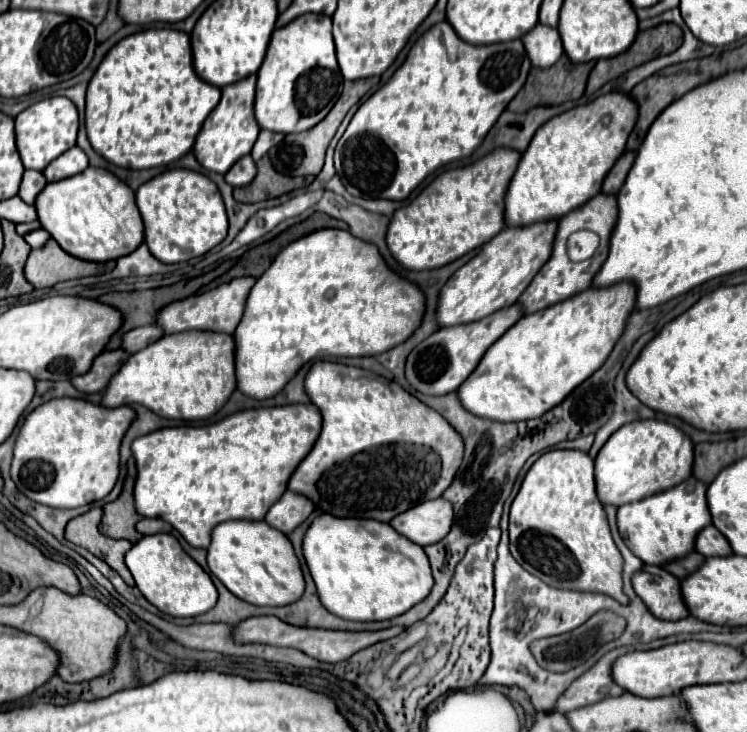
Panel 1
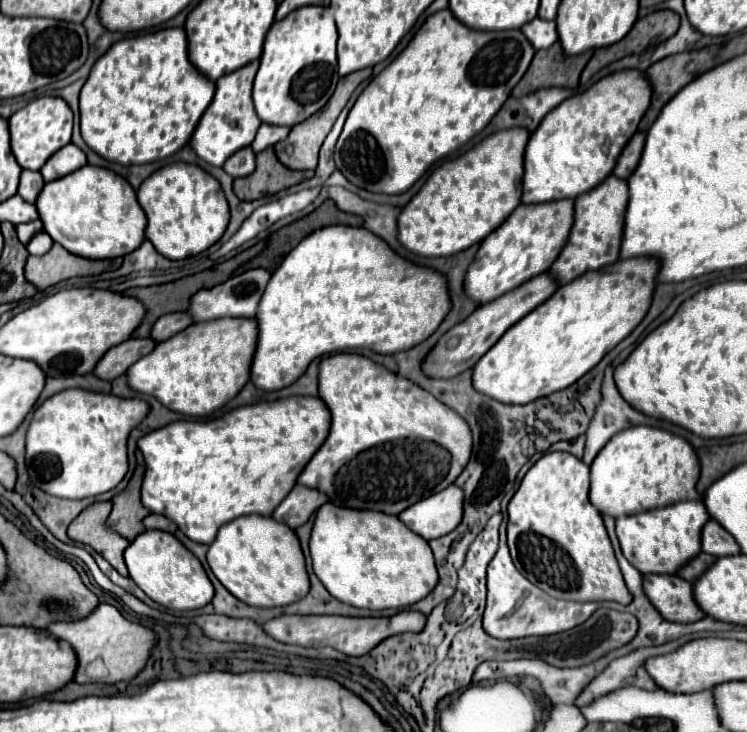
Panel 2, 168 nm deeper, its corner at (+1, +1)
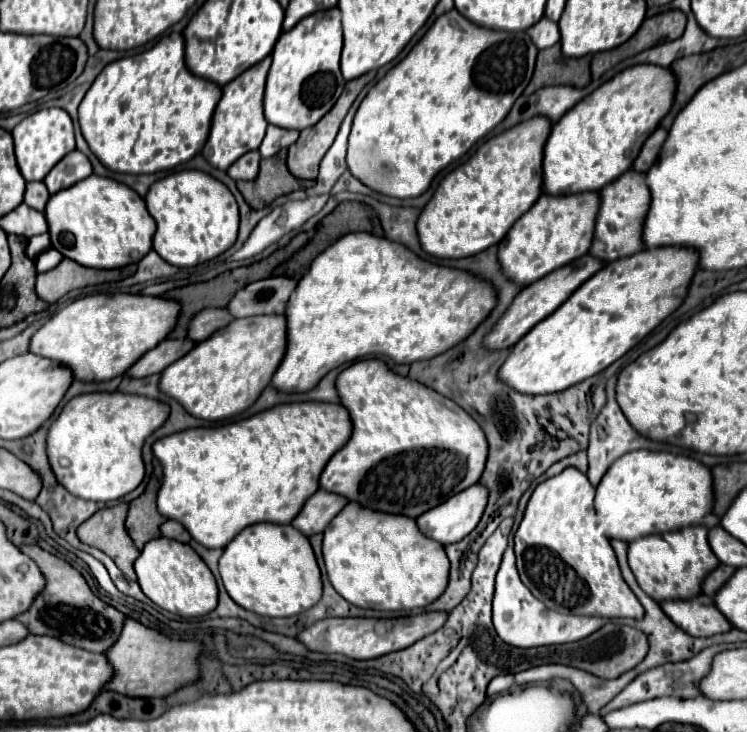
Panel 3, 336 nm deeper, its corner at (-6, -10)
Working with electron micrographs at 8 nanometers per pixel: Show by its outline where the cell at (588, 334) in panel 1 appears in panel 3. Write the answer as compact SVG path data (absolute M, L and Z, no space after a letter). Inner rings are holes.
M683 248L637 252L637 256L607 264L511 348L497 378L519 394L543 396L563 392L603 372L683 302L693 274L695 256Z

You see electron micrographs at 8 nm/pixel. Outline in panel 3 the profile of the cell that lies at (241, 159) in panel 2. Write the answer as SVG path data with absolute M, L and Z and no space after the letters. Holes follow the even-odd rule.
M257 150L247 152L247 156L241 156L235 164L231 164L227 174L233 180L255 180L259 174L259 162L261 162L261 156Z

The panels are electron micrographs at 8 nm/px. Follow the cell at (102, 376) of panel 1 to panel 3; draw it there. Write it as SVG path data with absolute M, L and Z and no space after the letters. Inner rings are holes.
M163 340L159 342L153 350L145 352L127 372L125 376L129 378L145 378L151 374L159 374L163 372L163 368L167 368L169 364L173 364L175 360L179 360L181 356L185 356L195 344L191 340Z

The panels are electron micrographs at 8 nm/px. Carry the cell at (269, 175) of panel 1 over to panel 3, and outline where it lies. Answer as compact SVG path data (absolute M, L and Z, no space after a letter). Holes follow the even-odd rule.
M285 152L261 160L261 172L253 182L237 182L239 192L255 210L269 206L275 198L299 190L299 180L285 166Z

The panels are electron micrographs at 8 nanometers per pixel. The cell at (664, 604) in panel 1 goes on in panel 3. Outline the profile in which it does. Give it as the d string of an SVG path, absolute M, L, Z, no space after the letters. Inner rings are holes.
M699 594L687 600L665 600L661 602L663 612L691 636L713 636L731 630L727 618L715 608L713 598Z

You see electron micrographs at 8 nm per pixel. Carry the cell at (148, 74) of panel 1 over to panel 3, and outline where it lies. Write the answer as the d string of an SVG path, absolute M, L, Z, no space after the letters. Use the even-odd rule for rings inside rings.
M173 32L141 54L107 64L79 106L79 124L91 152L103 166L123 174L153 174L171 170L201 152L219 98L219 86L189 72L185 66L185 40L181 34Z

